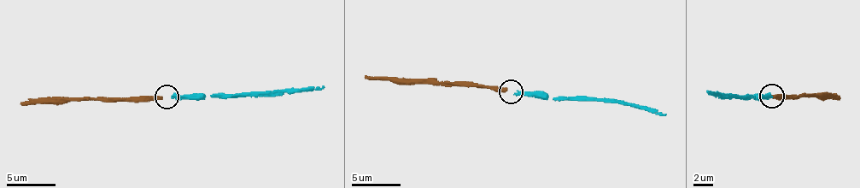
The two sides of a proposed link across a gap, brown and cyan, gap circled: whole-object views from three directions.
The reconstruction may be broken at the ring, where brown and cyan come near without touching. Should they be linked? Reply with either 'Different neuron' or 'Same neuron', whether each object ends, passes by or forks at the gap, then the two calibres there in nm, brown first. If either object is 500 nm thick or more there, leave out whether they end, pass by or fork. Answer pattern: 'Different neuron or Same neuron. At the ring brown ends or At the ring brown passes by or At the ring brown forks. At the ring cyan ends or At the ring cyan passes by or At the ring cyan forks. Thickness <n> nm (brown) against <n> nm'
Different neuron. At the ring brown ends. At the ring cyan ends. Thickness 280 nm (brown) against 280 nm

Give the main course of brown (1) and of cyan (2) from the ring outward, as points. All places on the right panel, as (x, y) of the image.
1: (772, 96), (790, 98), (829, 94), (838, 95), (838, 100)
2: (773, 96), (722, 97), (709, 91)

